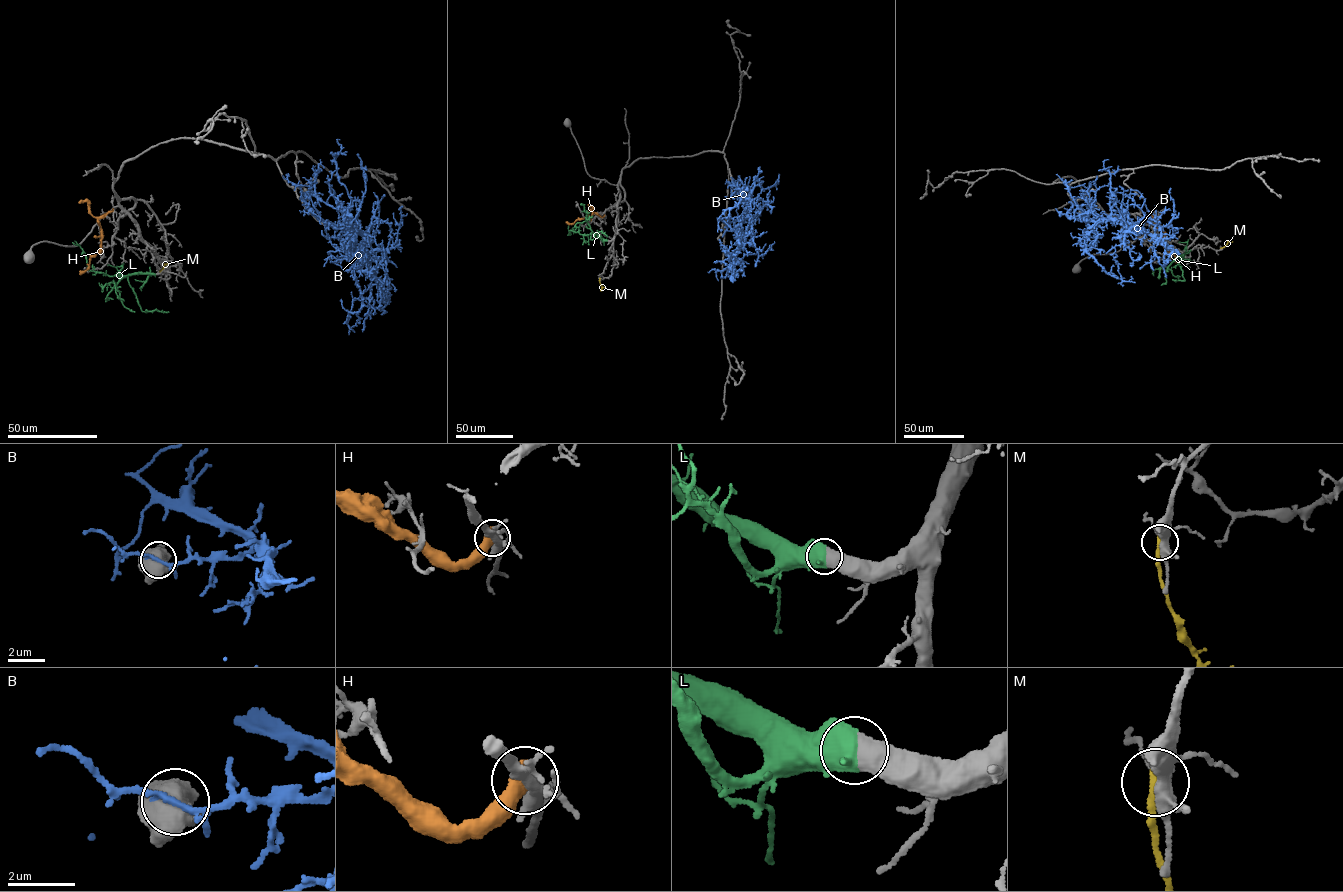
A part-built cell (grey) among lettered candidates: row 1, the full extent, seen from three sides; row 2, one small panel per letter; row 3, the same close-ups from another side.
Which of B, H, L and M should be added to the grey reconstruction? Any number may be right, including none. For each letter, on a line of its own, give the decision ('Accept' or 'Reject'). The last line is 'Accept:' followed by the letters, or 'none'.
B: Reject
H: Reject
L: Accept
M: Reject
Accept: L

